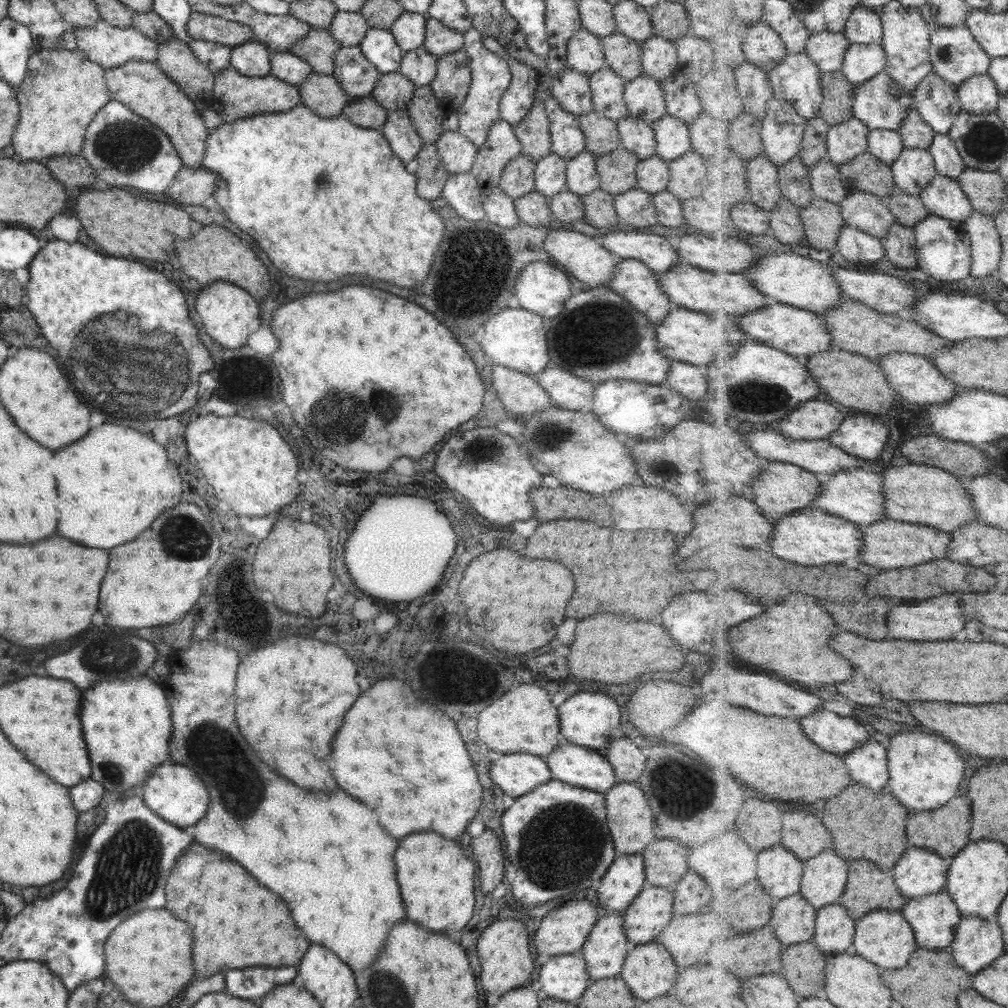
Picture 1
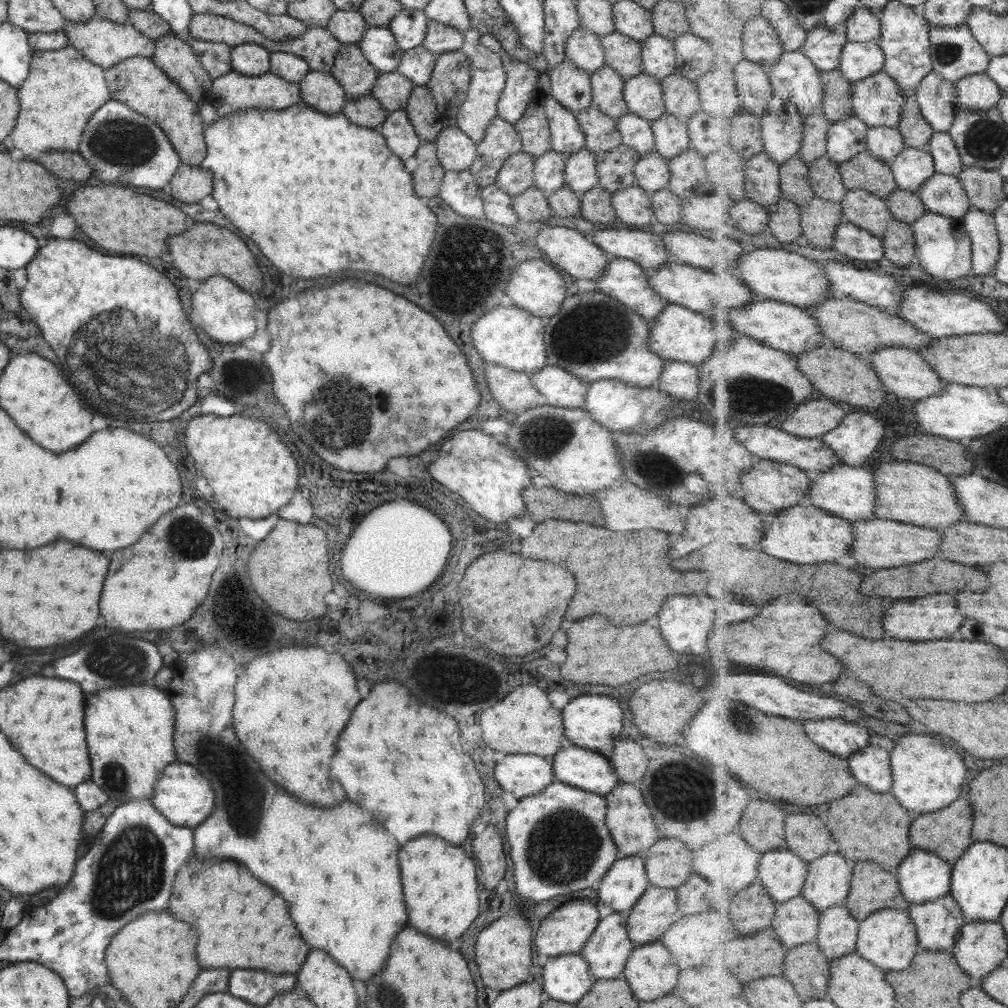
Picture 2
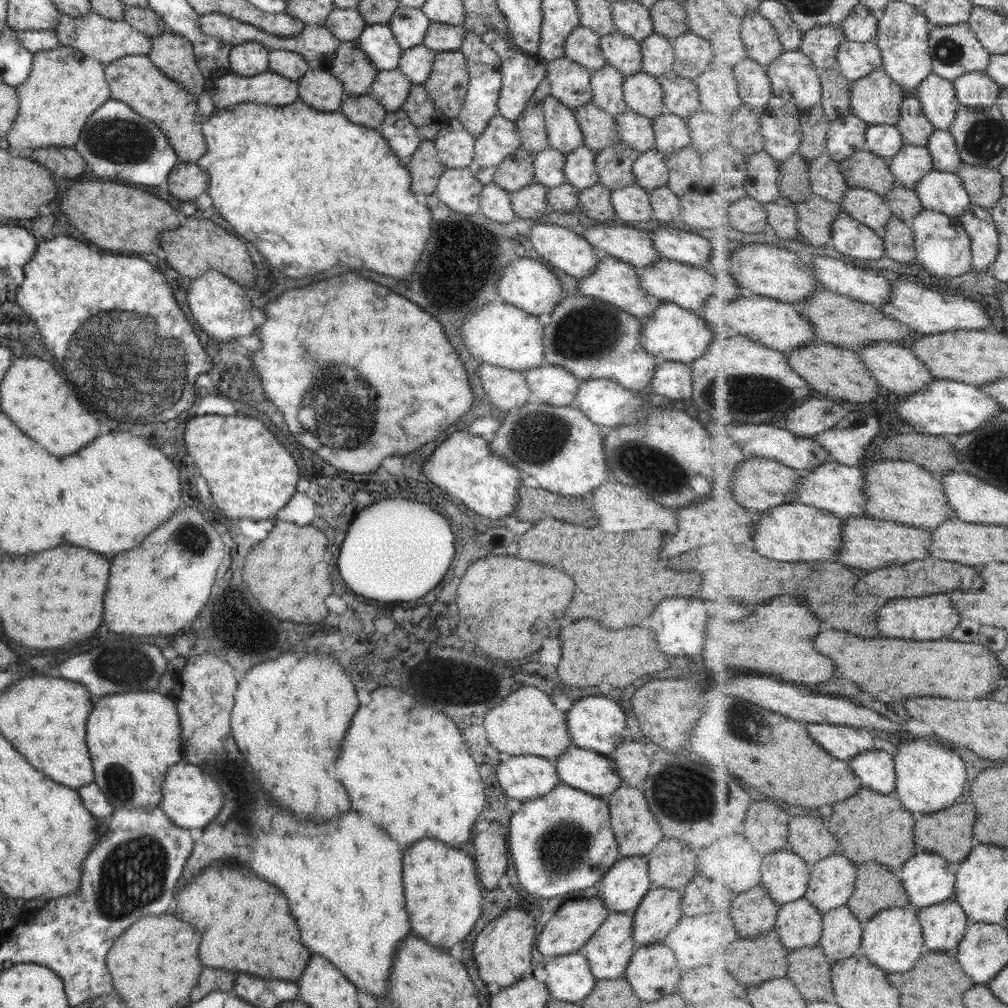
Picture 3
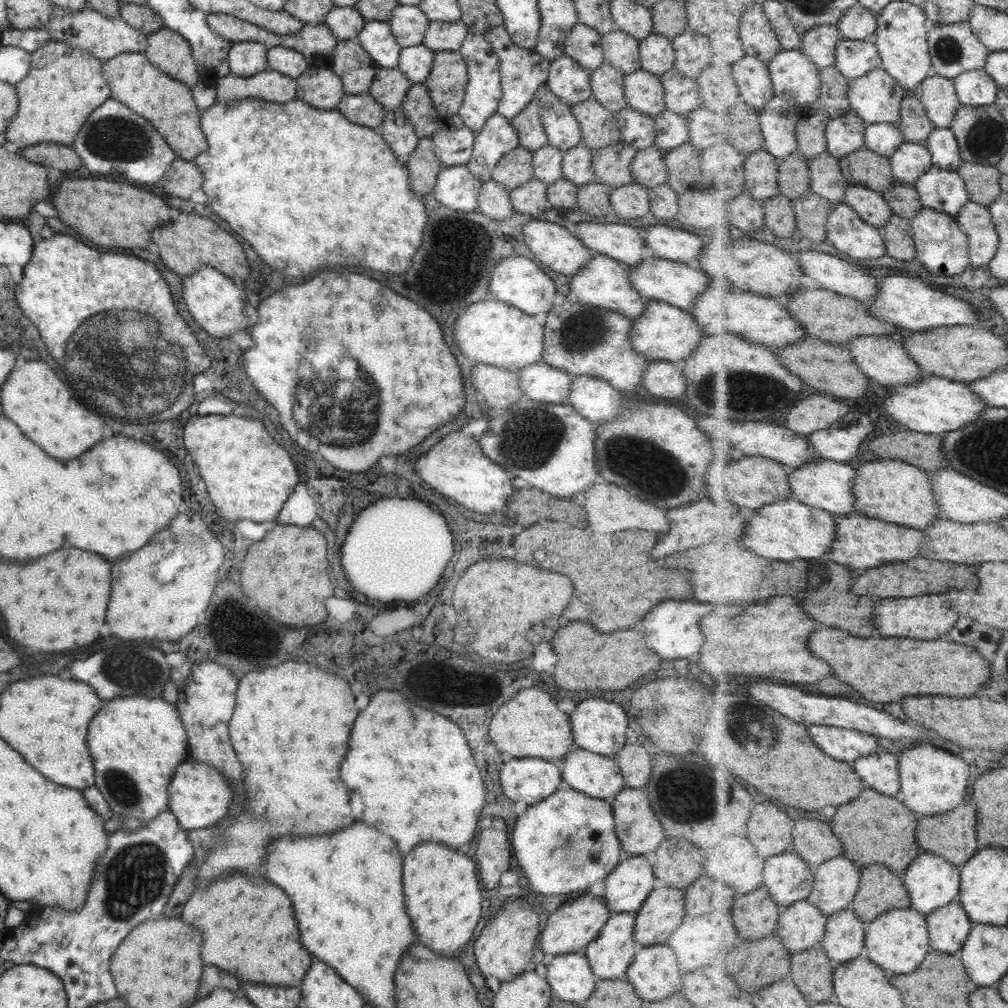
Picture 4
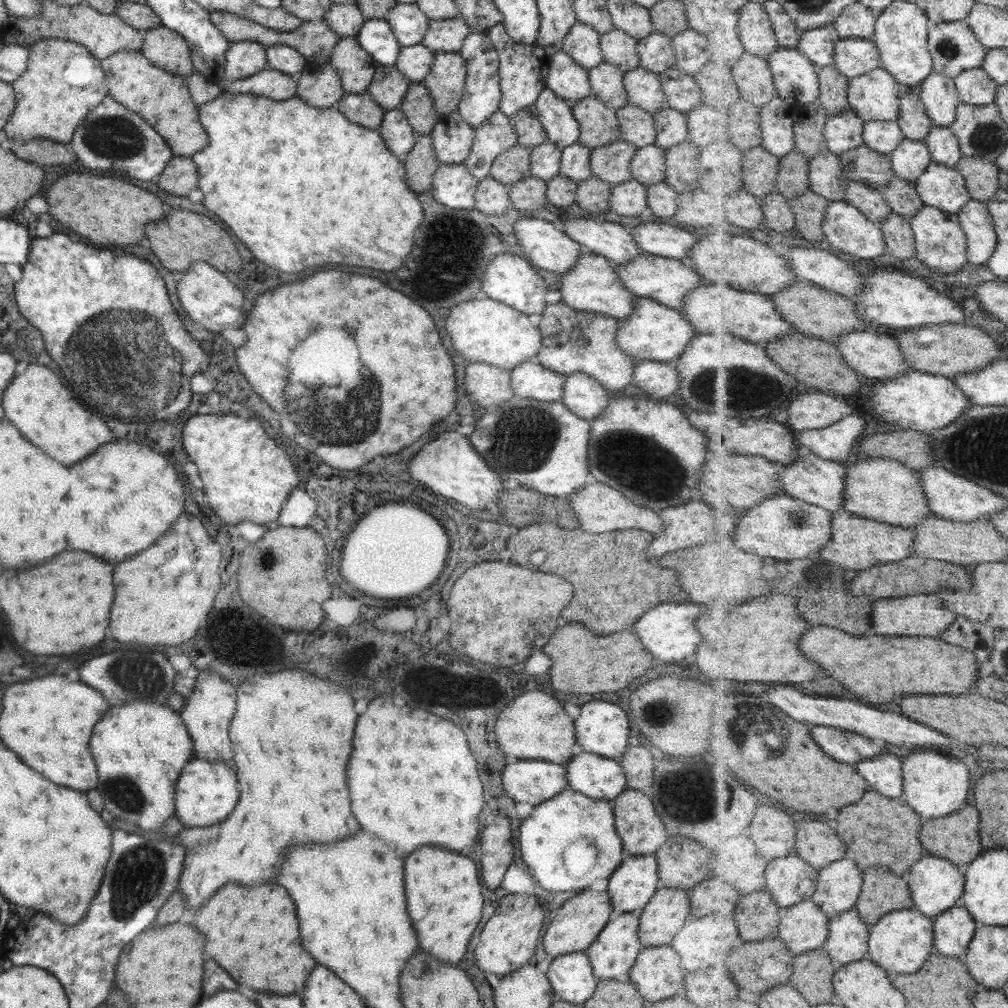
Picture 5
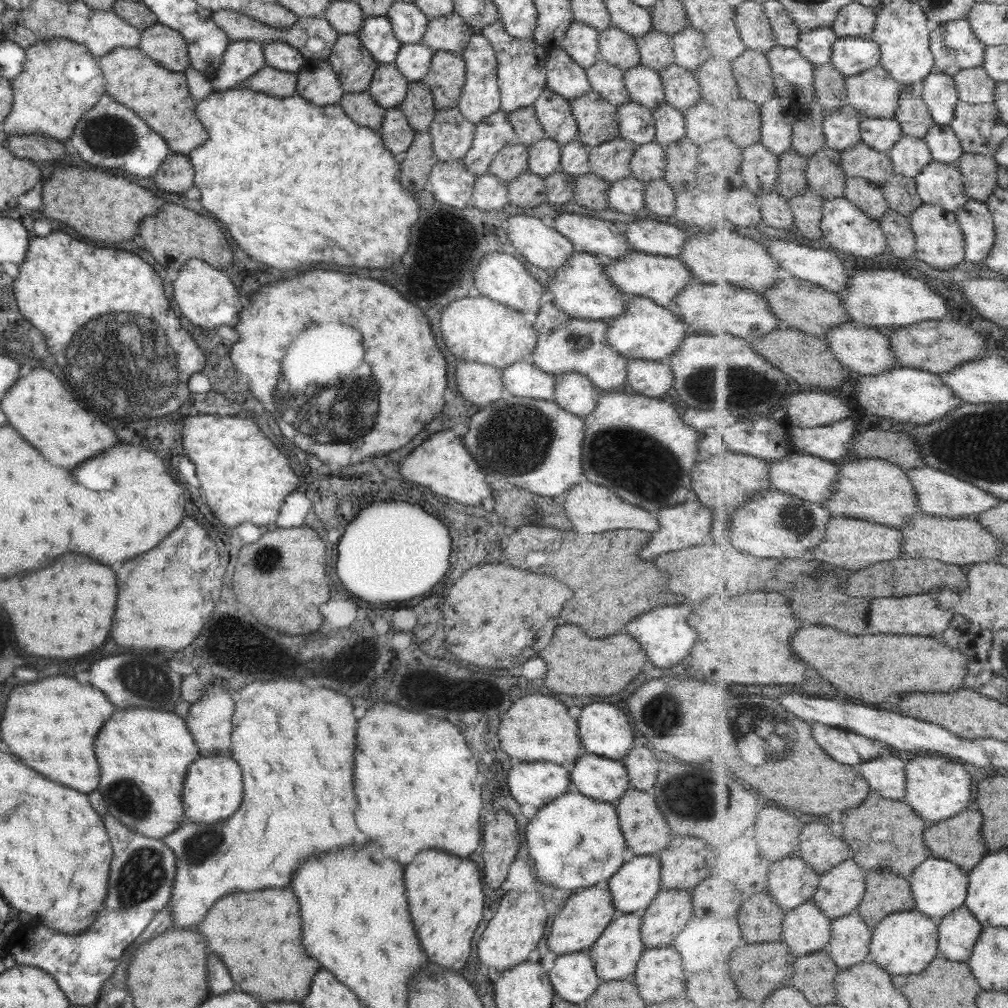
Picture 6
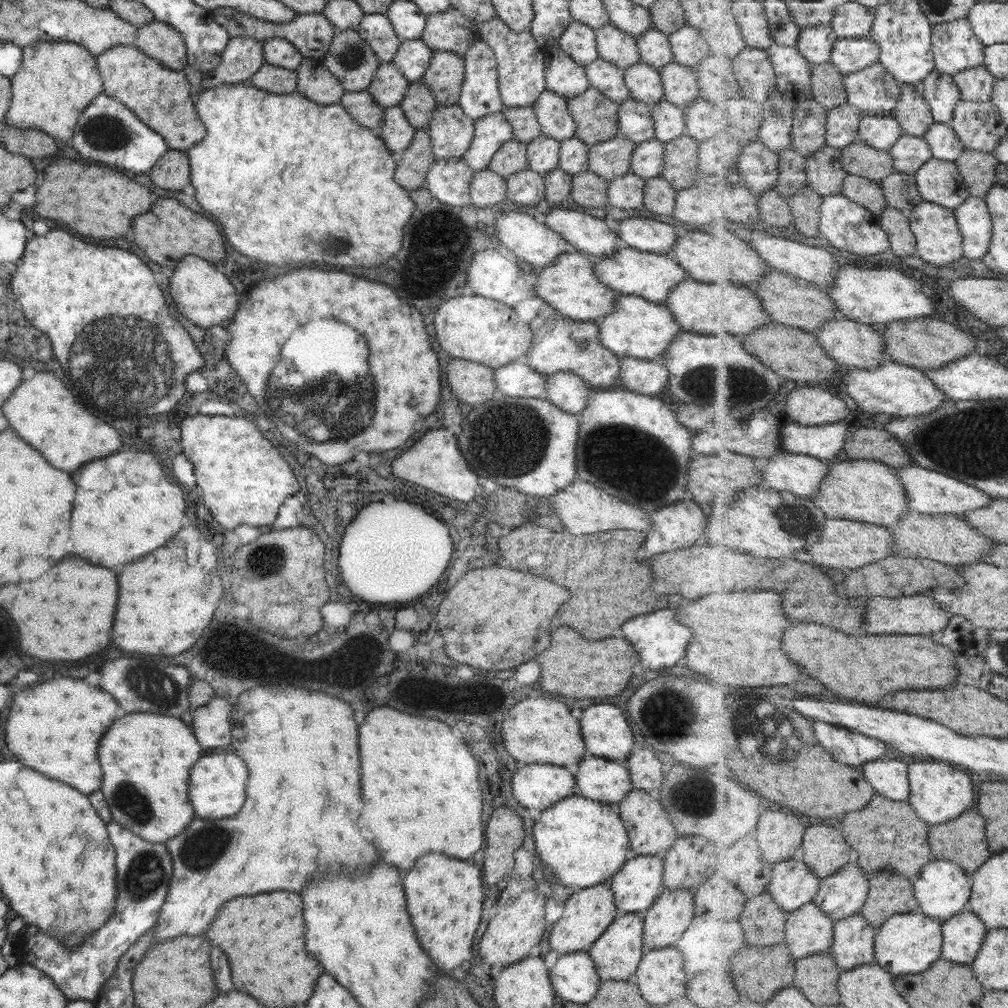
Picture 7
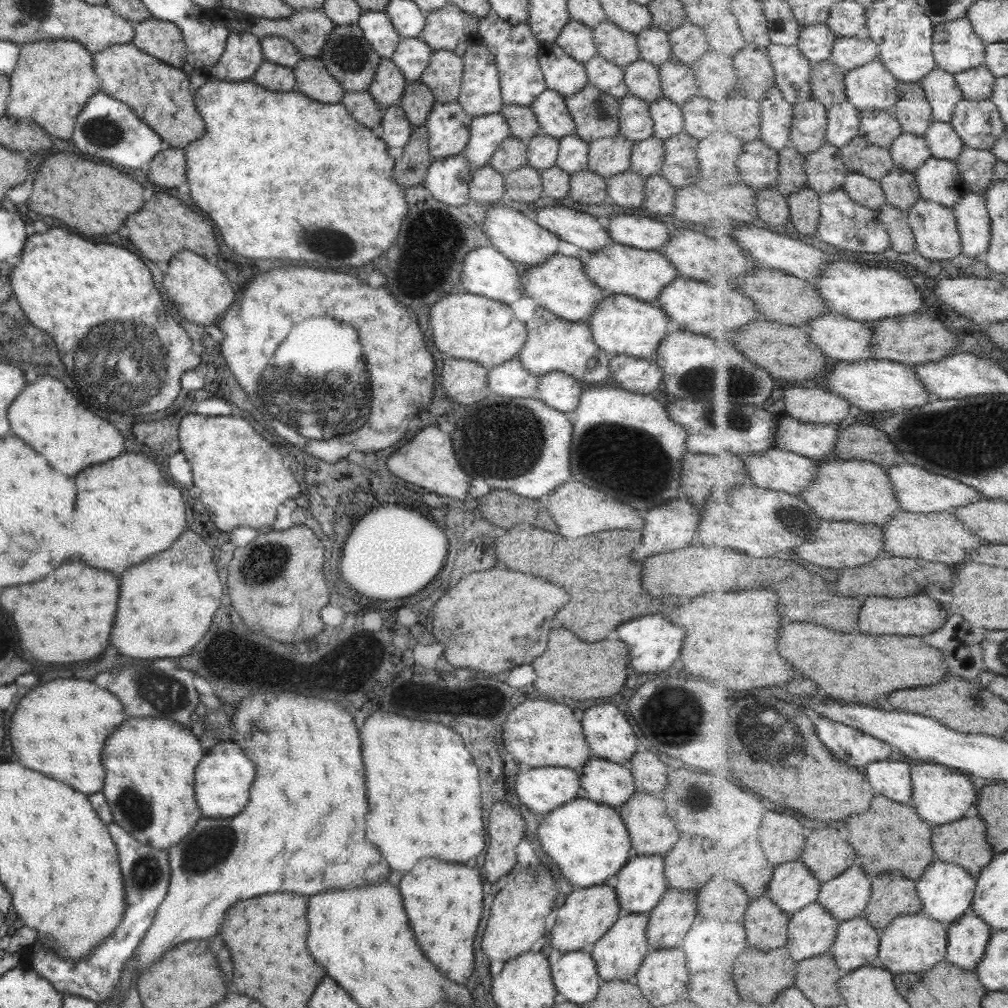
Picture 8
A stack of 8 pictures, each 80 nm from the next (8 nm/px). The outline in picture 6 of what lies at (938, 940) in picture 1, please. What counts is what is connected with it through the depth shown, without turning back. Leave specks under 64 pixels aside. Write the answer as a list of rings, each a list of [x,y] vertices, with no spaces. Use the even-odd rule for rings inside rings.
[[[967,906],[944,916],[939,925],[939,950],[949,960],[967,962],[974,954],[982,924]]]

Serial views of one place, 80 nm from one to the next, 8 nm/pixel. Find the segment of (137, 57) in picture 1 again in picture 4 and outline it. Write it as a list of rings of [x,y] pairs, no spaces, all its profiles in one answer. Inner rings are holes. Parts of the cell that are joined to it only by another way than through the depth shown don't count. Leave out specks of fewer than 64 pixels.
[[[52,4],[51,16],[43,29],[50,34],[51,41],[65,43],[88,52],[101,63],[121,53],[143,53],[148,45],[146,35],[131,28],[123,19],[104,17],[88,7],[79,12],[69,12]]]

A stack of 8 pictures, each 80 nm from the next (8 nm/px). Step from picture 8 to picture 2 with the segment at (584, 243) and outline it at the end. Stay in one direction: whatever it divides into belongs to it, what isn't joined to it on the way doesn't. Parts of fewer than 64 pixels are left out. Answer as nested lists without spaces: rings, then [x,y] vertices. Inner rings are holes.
[[[596,227],[588,239],[607,256],[631,260],[647,273],[669,262],[663,240],[652,232]]]

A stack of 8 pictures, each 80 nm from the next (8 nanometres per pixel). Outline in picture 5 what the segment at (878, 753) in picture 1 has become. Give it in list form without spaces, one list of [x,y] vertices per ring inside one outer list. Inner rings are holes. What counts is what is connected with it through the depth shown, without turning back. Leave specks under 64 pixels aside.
[[[884,751],[855,765],[859,774],[869,783],[870,791],[889,798],[899,798],[904,794],[903,763],[895,754]]]

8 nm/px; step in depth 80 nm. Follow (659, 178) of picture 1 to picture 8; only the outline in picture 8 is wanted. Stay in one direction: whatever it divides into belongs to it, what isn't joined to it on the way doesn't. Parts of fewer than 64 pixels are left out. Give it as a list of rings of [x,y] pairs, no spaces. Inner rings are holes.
[[[654,136],[634,141],[630,150],[628,170],[643,178],[657,175],[662,167],[663,155],[662,141]]]

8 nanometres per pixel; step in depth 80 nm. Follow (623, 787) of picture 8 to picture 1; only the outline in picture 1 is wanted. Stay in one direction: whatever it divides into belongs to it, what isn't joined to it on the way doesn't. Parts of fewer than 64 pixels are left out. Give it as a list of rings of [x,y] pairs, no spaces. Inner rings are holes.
[[[575,744],[553,748],[544,758],[553,779],[604,795],[615,784],[608,760],[596,750],[585,750]]]

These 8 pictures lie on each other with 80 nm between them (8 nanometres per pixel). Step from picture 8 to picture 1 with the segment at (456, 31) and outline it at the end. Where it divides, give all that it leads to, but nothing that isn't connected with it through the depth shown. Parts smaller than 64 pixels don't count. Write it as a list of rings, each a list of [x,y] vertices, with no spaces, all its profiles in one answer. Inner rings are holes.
[[[427,15],[425,17],[422,47],[431,56],[438,58],[462,49],[464,36],[461,33],[443,26],[443,24],[434,18]]]

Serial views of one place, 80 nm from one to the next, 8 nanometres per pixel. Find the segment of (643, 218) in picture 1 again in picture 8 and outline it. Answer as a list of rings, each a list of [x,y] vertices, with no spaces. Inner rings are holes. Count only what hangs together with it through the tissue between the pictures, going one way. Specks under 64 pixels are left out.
[[[629,170],[605,178],[607,201],[617,206],[642,206],[644,178]]]

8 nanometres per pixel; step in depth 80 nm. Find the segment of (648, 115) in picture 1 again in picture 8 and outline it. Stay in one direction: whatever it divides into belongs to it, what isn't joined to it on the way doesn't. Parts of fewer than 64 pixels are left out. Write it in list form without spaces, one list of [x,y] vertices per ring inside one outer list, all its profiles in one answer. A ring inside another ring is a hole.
[[[638,59],[623,68],[622,77],[629,94],[648,104],[662,97],[658,67]]]

